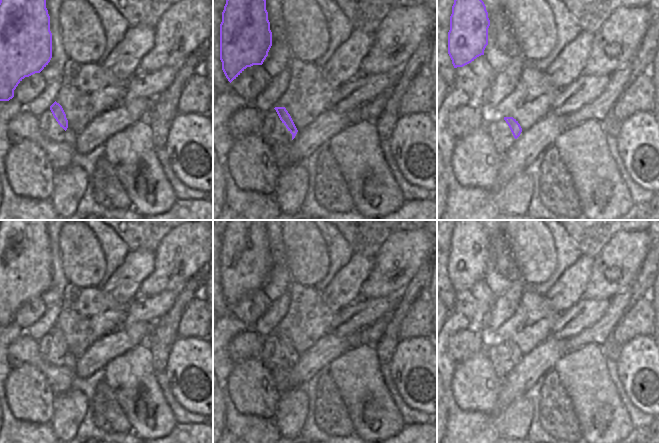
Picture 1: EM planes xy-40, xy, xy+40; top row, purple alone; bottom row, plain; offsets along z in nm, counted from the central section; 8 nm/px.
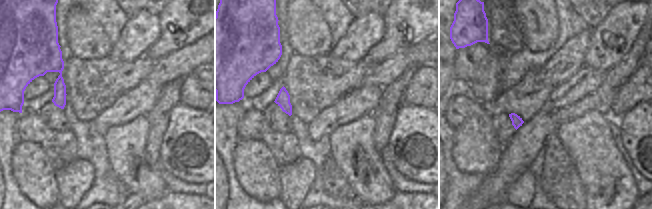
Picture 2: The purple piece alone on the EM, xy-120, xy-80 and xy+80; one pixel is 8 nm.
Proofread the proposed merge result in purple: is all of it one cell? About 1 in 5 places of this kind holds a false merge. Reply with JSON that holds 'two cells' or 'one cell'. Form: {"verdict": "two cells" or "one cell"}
{"verdict": "one cell"}

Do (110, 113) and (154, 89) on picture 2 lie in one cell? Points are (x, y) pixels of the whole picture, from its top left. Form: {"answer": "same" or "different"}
{"answer": "same"}

